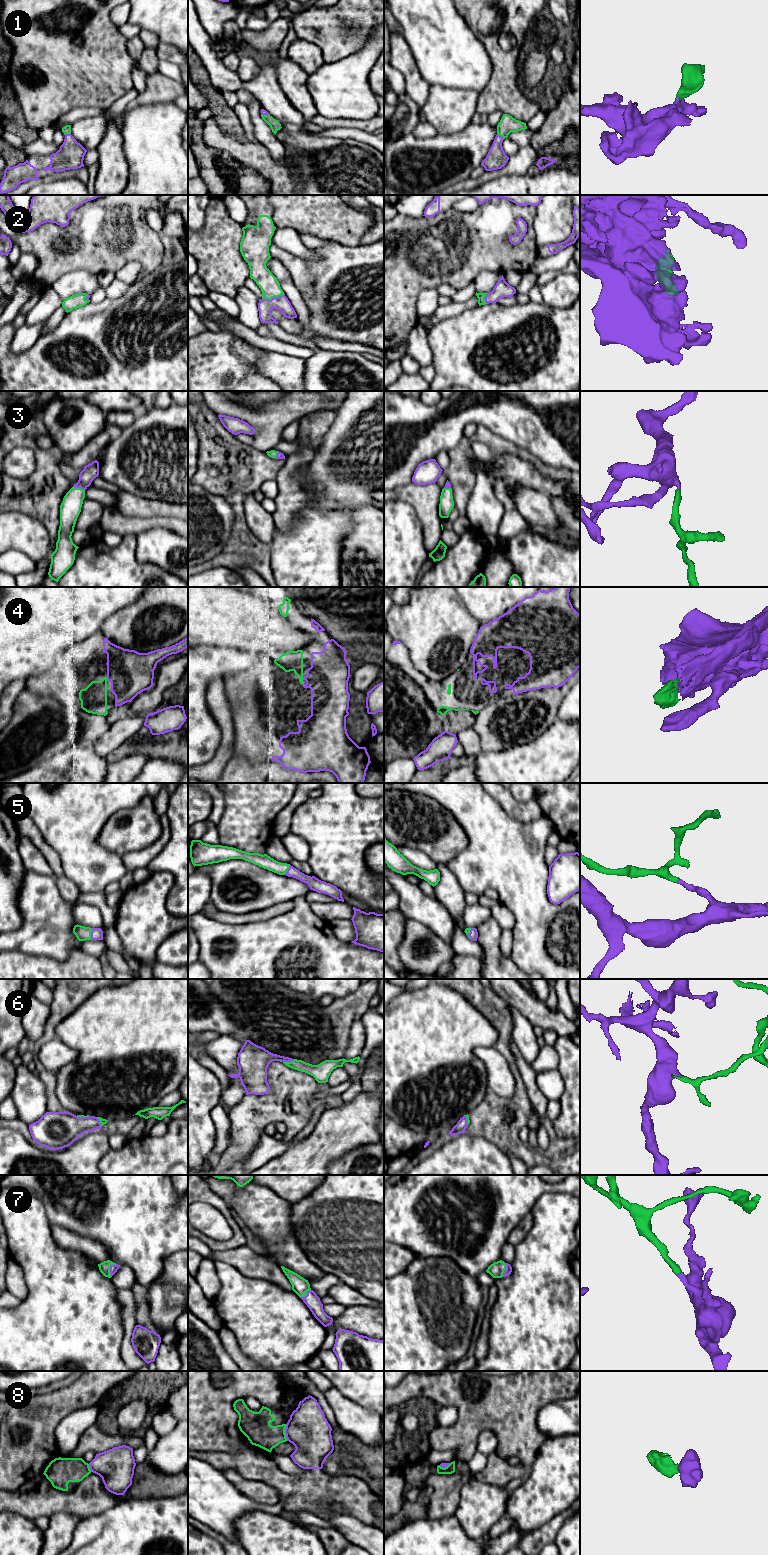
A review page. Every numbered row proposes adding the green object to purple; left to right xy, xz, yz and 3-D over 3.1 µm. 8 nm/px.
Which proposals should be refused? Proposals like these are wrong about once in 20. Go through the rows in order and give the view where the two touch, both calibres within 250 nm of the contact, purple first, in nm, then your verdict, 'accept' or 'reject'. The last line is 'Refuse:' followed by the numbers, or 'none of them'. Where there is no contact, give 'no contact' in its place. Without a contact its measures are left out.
1: yz | 160/140 nm | accept
2: xz | 120/160 nm | accept
3: xy | 120/170 nm | accept
4: xy | 360/220 nm | accept
5: xy | 100/120 nm | accept
6: xz | 200/110 nm | accept
7: xy | 60/90 nm | accept
8: xz | 340/220 nm | reject
Refuse: 8

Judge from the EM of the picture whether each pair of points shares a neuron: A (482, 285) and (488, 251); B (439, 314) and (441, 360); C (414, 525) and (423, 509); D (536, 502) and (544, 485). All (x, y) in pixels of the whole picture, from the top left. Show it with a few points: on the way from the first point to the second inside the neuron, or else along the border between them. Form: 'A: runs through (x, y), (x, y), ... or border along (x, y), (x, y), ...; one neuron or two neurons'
A: border along (501, 274), (495, 271), (481, 271), (472, 280); two neurons
B: border along (461, 311), (439, 320), (427, 332); two neurons
C: border along (403, 500), (415, 510), (421, 523), (424, 541); two neurons
D: border along (519, 484), (541, 491), (548, 497); two neurons

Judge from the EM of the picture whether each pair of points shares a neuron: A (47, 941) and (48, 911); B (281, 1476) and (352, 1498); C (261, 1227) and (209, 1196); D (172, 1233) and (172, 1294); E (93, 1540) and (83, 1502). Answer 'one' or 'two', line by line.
A: one
B: one
C: two
D: two
E: two

